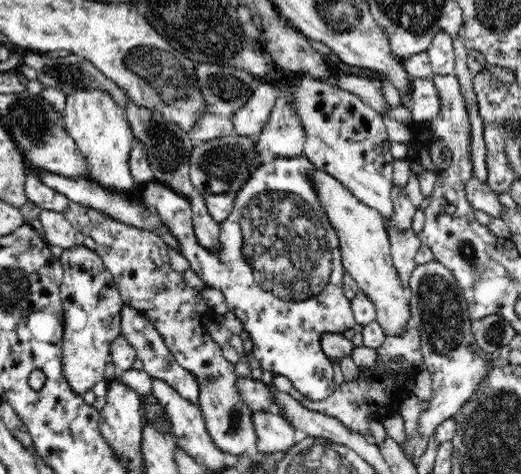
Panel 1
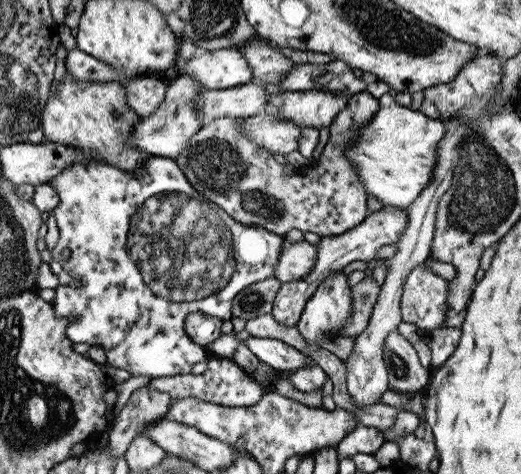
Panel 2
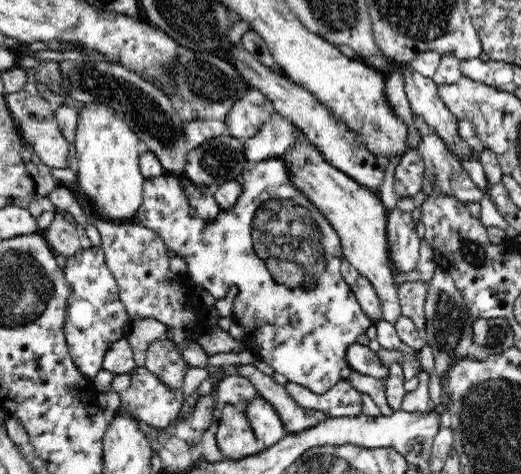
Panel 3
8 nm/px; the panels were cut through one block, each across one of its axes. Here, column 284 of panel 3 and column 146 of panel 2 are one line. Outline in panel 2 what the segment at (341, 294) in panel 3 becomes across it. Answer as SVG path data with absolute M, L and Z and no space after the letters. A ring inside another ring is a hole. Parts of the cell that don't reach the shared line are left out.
M148 157L143 166L136 170L119 170L109 165L103 165L100 161L73 161L65 165L52 179L46 182L56 189L58 203L53 210L53 218L58 228L57 244L50 251L51 259L59 262L62 270L67 272L71 278L79 280L79 287L68 285L57 285L55 294L51 300L53 312L56 318L60 316L69 318L64 333L73 343L99 345L105 353L106 364L127 370L130 376L148 376L151 379L162 376L175 376L177 374L189 374L191 366L195 362L207 359L208 352L203 346L195 344L184 331L184 320L188 314L201 312L207 316L220 318L222 321L232 317L230 308L234 296L246 286L271 278L274 276L275 267L279 258L283 238L267 232L260 226L245 226L235 222L231 217L221 211L216 204L211 203L202 194L190 187L185 175L181 172L177 163L170 158Z

